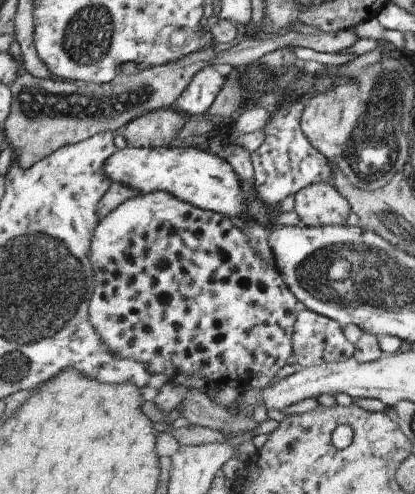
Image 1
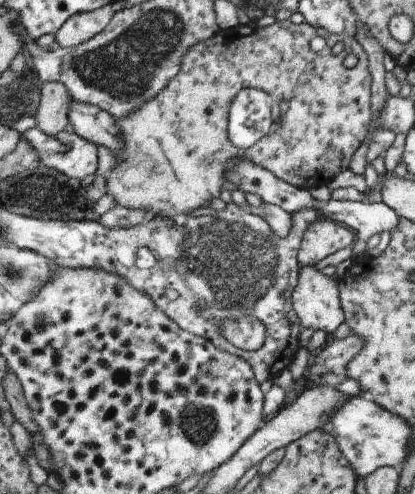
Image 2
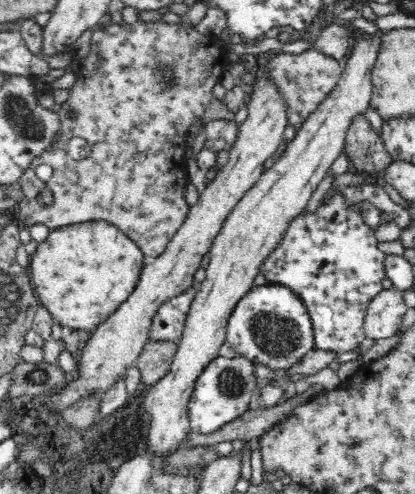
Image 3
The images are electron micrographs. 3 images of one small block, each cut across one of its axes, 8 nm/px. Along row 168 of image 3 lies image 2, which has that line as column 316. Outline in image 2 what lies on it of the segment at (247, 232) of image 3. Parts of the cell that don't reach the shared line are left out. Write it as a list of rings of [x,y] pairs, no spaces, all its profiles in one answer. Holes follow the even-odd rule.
[[[315,266],[301,270],[301,286],[293,292],[293,306],[303,328],[309,330],[335,334],[347,320],[341,304],[341,282],[325,276]]]

